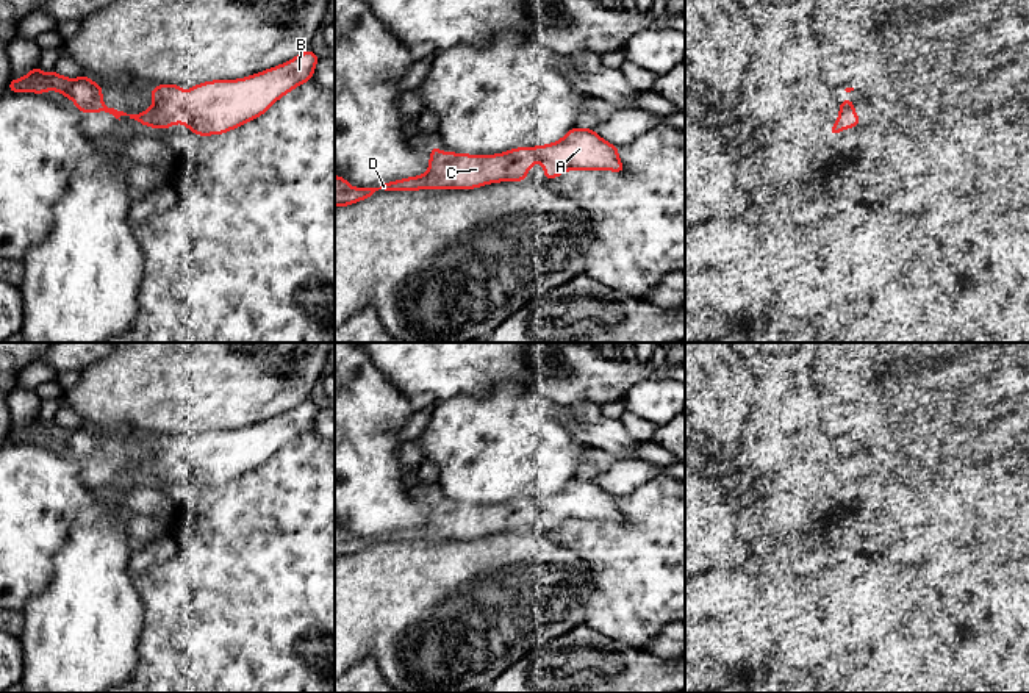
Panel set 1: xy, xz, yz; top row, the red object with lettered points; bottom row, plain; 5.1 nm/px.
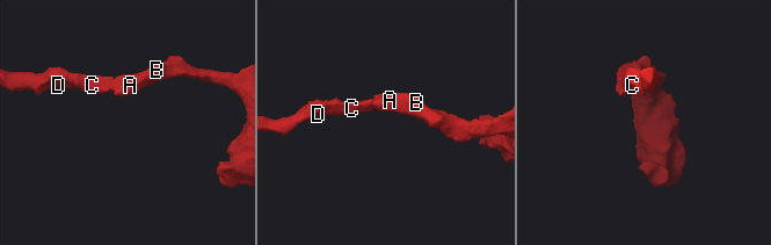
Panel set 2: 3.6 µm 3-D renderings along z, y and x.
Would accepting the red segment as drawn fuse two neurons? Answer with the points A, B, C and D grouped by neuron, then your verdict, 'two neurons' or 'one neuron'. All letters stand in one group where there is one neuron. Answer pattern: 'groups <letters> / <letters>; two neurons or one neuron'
groups A B C D; one neuron

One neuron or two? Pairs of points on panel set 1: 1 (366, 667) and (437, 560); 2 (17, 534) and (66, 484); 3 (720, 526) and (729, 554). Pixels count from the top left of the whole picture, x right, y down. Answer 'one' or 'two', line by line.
1: two
2: one
3: two

